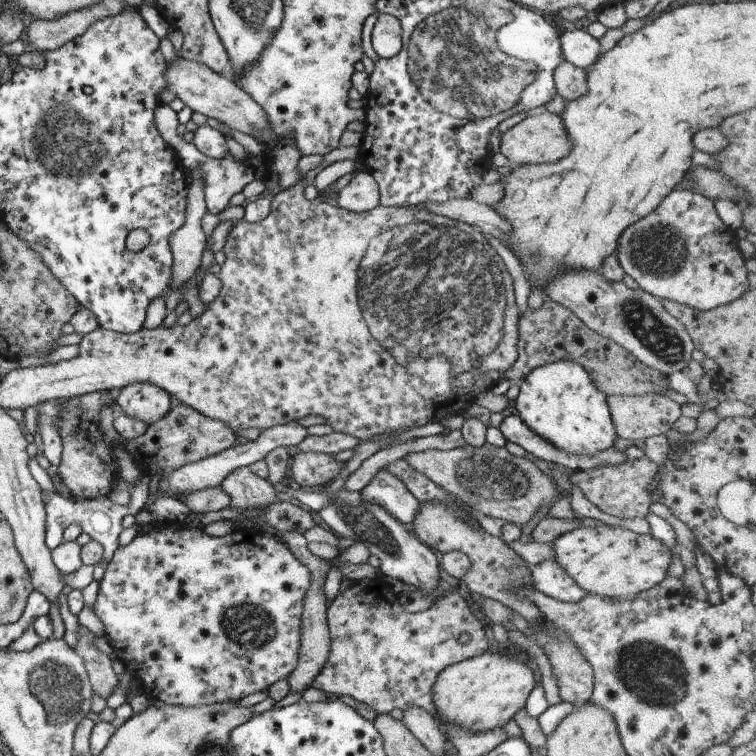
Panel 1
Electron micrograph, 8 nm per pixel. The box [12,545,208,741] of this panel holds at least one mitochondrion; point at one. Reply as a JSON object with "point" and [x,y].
{"point":[57,685]}

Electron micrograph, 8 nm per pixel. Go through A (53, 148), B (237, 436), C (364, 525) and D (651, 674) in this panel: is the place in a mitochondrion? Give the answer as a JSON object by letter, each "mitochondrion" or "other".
{"A":"mitochondrion","B":"other","C":"mitochondrion","D":"mitochondrion"}

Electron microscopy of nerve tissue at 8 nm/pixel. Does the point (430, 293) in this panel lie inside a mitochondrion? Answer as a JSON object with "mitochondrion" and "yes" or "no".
{"mitochondrion":"yes"}

